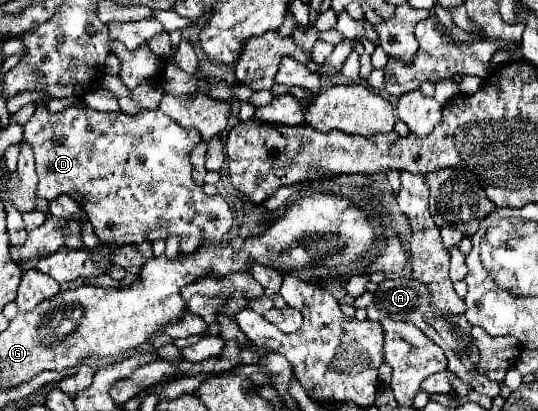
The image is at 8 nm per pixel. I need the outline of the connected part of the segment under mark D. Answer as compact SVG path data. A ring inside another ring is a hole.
M39 105L37 107L37 111L33 113L33 117L25 123L25 133L23 133L23 139L31 145L31 149L33 149L33 155L35 155L35 167L37 167L37 177L39 177L39 185L37 185L37 195L39 197L45 197L45 199L55 199L57 195L69 195L71 199L75 199L81 207L83 207L83 211L87 213L87 217L89 217L89 221L91 221L91 225L93 225L93 229L95 229L95 233L97 233L97 237L105 243L105 247L101 249L101 251L89 251L89 249L85 249L85 247L81 247L81 249L61 249L61 251L55 251L53 255L49 255L49 257L45 257L45 259L41 259L39 263L37 263L37 269L41 271L41 273L45 273L45 275L51 275L57 283L69 283L69 281L73 281L73 279L77 279L77 277L95 277L95 275L101 275L101 265L109 265L109 255L105 255L111 247L121 247L121 245L125 245L125 243L143 243L143 241L149 241L149 243L153 243L153 241L157 241L157 239L167 239L167 237L171 237L171 235L179 235L181 237L181 251L195 251L197 247L199 247L199 243L203 243L203 241L223 241L223 239L227 239L227 235L229 235L229 231L231 231L231 223L233 223L233 213L231 213L231 209L229 209L229 205L227 205L227 201L221 197L221 195L213 195L213 197L209 197L209 195L205 195L203 193L203 189L201 189L201 185L197 185L193 179L191 179L191 161L189 161L189 155L191 155L191 151L193 151L193 147L201 141L201 135L199 135L199 131L197 129L185 129L185 127L181 127L175 119L171 119L169 115L165 115L161 109L155 109L155 111L141 111L141 113L137 113L137 115L125 115L125 113L101 113L101 111L93 111L93 109L83 109L83 107L77 107L77 105L73 105L73 107L69 107L69 109L65 109L63 113L49 113L43 105Z

